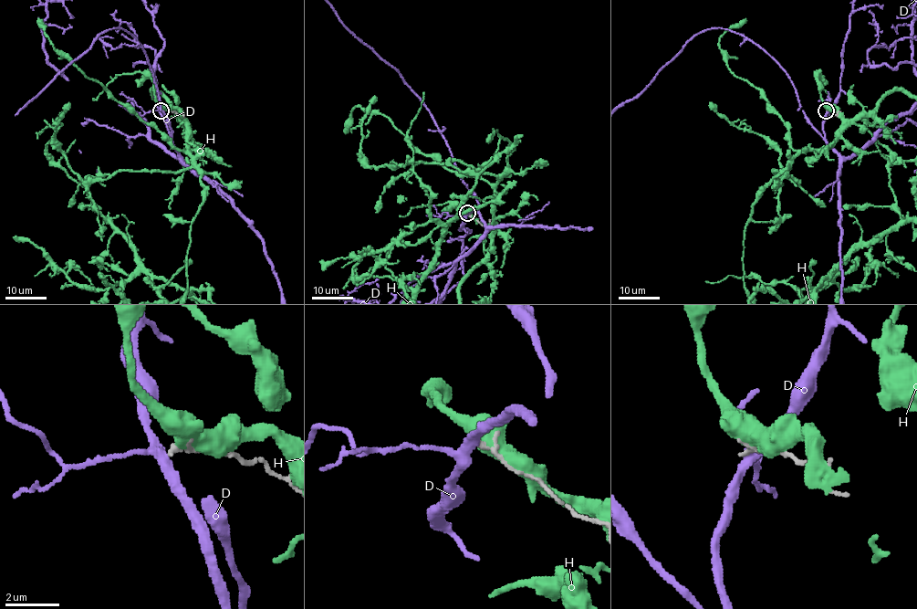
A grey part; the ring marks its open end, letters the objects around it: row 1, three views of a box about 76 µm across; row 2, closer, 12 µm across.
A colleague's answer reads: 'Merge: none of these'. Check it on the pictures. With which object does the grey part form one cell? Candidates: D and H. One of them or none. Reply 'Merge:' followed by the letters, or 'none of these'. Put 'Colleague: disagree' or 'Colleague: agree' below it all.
Merge: none of these
Colleague: agree

